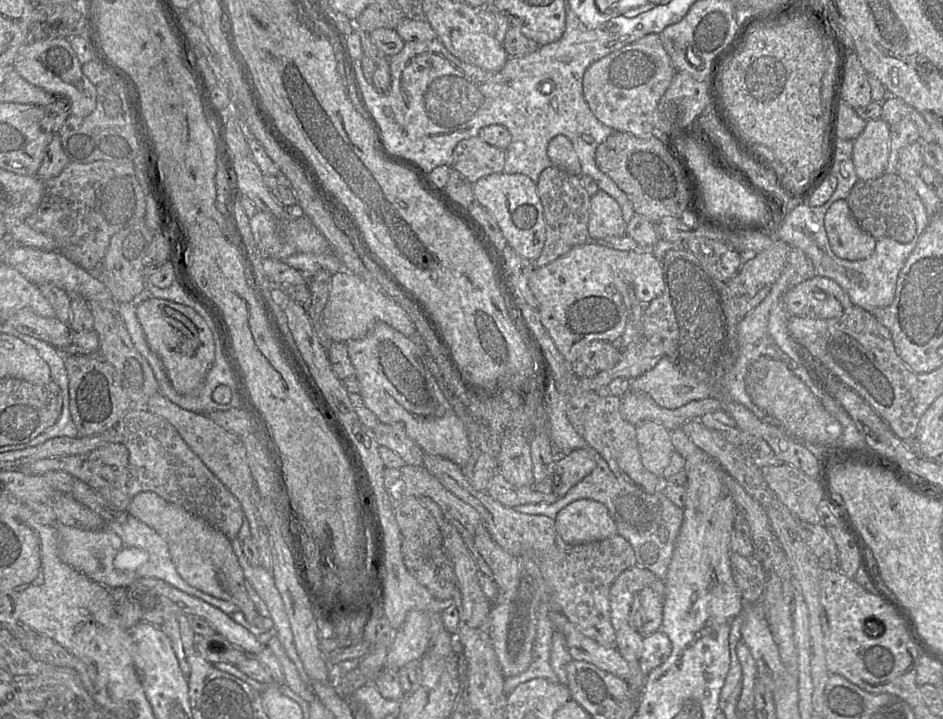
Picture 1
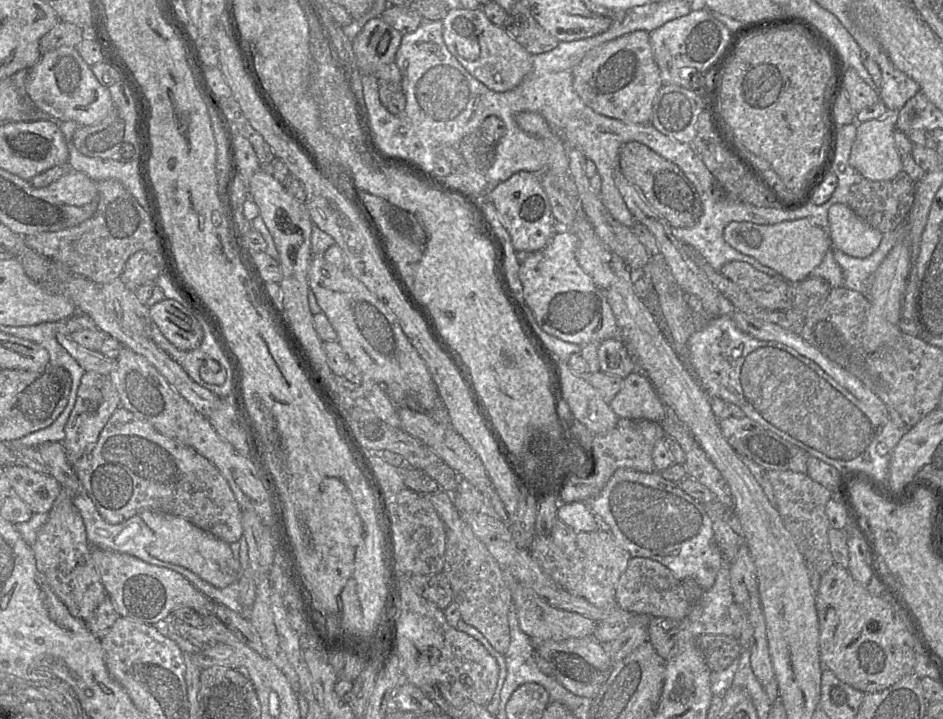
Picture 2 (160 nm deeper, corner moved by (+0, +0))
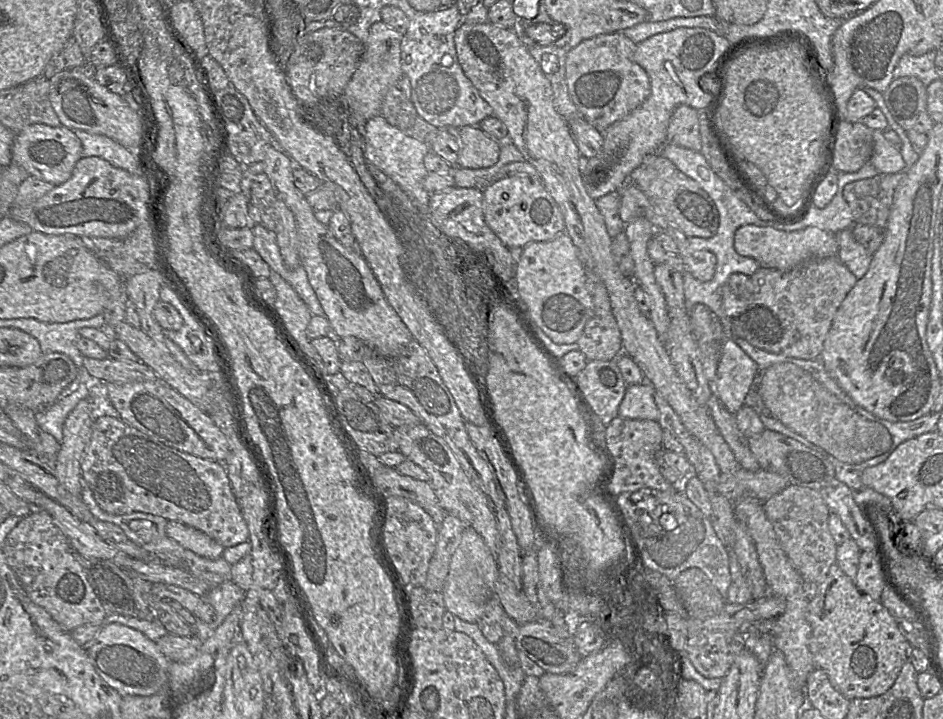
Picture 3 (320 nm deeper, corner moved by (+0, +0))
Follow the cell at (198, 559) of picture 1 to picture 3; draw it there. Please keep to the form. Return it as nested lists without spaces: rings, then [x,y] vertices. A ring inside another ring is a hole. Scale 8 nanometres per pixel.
[[[169,520],[166,534],[183,548],[208,559],[220,558],[225,549],[204,532],[179,521]]]

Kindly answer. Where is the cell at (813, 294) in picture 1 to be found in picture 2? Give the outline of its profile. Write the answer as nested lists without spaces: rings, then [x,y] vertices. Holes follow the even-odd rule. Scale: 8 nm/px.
[[[742,261],[725,264],[720,273],[768,310],[792,309],[791,283],[780,275],[770,276]]]

